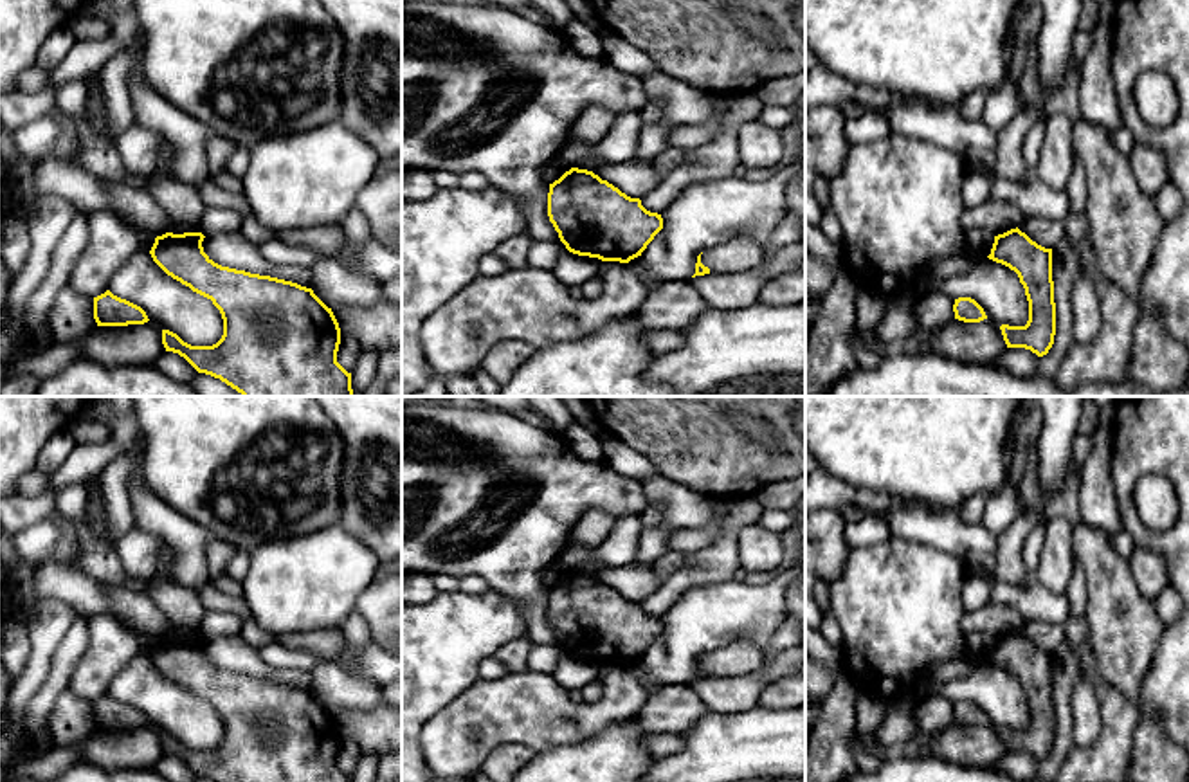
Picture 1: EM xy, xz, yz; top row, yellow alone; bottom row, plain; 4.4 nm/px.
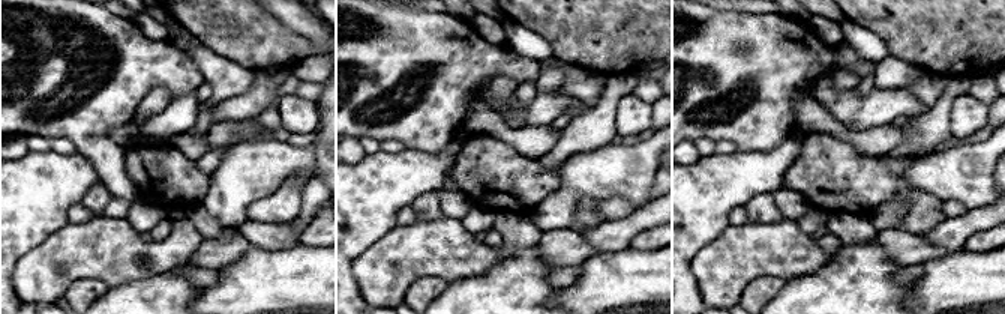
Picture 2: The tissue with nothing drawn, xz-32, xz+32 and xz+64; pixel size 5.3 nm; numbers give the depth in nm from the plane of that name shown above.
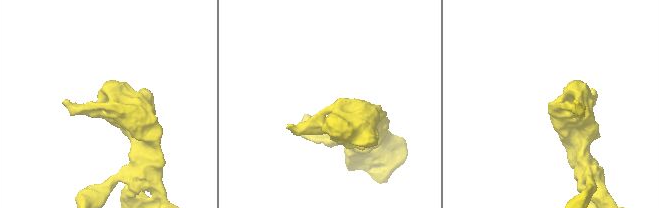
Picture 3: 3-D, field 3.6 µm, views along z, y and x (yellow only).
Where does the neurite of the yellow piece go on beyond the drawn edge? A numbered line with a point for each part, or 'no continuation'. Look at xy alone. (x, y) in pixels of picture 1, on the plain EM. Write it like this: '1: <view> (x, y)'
no continuation

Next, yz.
no continuation

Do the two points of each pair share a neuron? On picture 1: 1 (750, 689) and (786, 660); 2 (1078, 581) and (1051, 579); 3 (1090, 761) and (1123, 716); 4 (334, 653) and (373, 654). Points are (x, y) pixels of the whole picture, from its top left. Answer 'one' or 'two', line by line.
1: one
2: two
3: one
4: one

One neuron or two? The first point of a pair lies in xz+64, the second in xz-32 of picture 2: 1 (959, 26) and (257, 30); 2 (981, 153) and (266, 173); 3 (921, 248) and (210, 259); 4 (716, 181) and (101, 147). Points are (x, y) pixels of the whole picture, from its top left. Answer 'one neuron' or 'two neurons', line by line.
1: one neuron
2: one neuron
3: one neuron
4: two neurons

